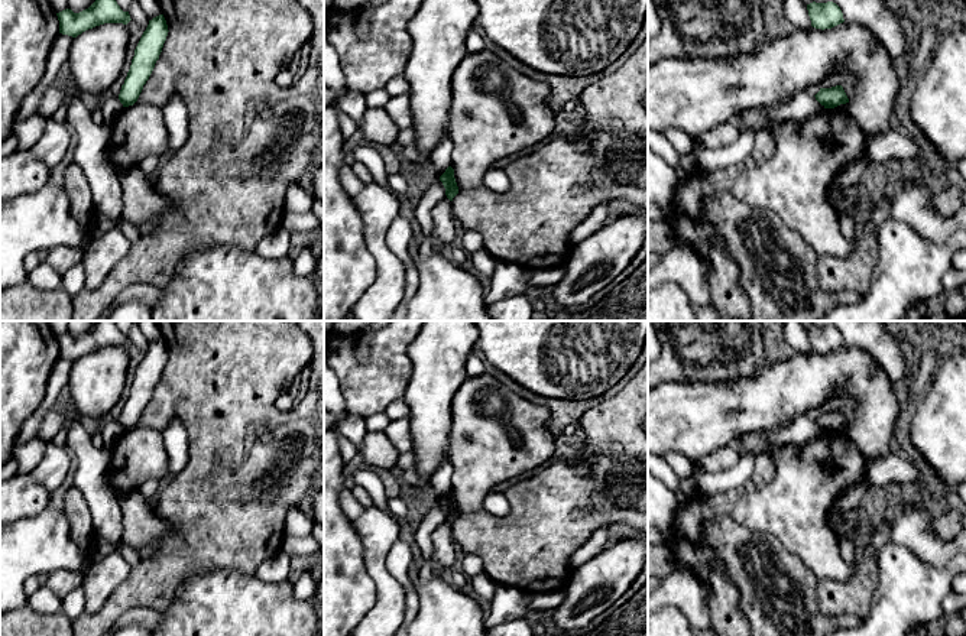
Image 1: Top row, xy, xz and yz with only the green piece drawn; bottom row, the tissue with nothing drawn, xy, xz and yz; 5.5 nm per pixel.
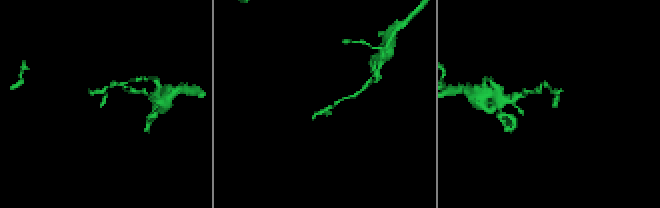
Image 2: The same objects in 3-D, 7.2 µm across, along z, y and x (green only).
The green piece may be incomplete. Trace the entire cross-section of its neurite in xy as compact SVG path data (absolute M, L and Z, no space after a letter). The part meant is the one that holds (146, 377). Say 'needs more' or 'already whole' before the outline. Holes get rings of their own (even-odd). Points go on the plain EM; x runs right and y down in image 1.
already whole; M163 338L149 344L149 348L134 373L130 393L119 418L123 431L133 429L137 425L143 409L159 383L168 356Z

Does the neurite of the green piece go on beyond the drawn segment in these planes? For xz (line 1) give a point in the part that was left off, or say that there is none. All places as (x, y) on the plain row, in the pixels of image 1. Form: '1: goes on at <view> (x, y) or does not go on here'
1: does not go on here

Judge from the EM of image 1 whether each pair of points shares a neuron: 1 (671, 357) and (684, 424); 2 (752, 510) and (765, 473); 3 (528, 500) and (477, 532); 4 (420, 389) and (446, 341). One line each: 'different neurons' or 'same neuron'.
1: different neurons
2: different neurons
3: same neuron
4: same neuron

